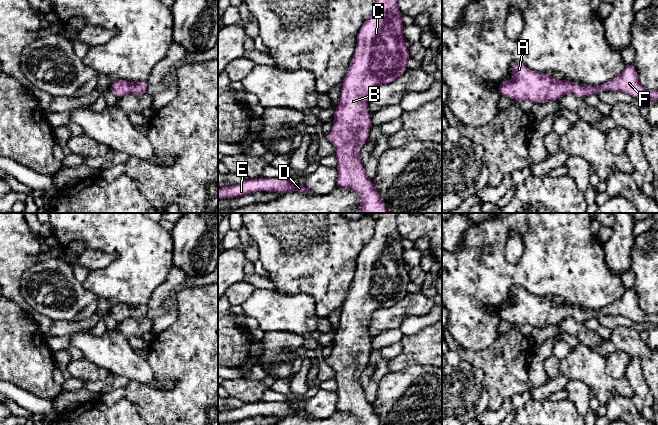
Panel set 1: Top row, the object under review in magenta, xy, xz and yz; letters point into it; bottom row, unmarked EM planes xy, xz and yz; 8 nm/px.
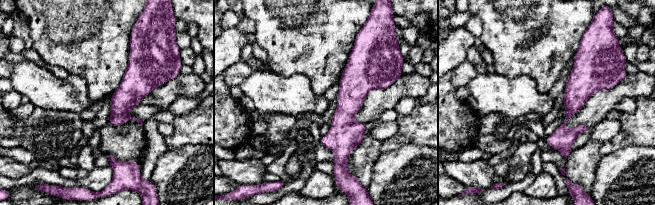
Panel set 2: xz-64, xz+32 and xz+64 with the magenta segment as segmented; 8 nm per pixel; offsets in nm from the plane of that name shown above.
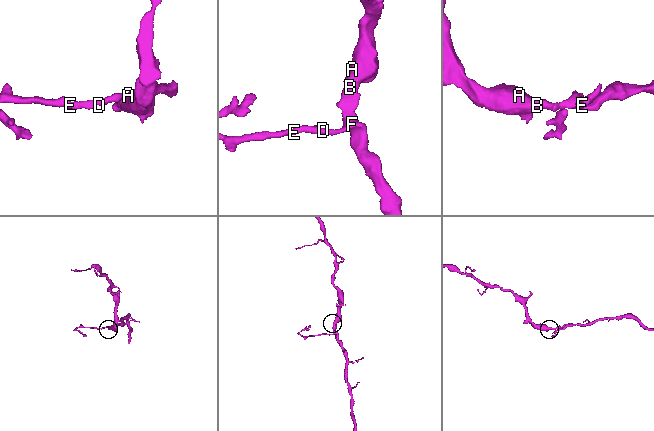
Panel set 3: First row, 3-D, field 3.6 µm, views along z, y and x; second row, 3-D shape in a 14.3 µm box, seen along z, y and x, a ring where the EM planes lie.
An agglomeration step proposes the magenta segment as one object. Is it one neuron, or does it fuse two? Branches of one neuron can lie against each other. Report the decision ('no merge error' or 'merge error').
no merge error

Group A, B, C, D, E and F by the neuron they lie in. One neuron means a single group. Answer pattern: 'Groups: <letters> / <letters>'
Groups: A B C D E F

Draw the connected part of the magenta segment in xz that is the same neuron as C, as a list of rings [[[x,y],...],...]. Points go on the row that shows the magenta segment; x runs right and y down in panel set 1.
[[[375,0],[371,15],[357,34],[355,52],[343,79],[339,103],[333,116],[334,124],[325,137],[336,148],[337,188],[351,188],[360,197],[360,207],[356,213],[388,213],[373,180],[366,176],[359,148],[366,143],[372,126],[371,115],[365,111],[373,88],[392,83],[407,71],[407,61],[411,56],[405,44],[401,14],[397,0]]]

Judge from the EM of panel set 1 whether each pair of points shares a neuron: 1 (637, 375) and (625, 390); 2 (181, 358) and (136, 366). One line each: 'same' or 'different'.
1: different
2: different

